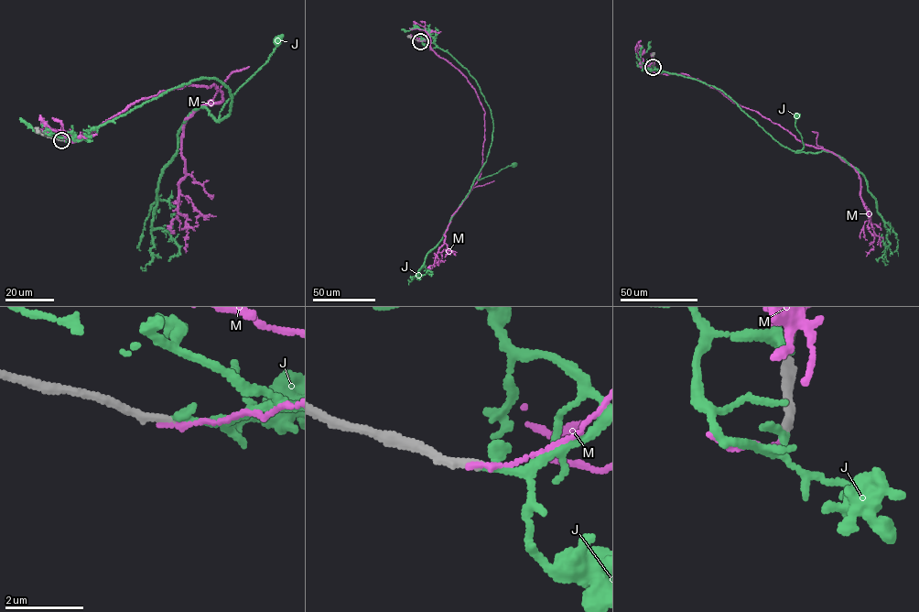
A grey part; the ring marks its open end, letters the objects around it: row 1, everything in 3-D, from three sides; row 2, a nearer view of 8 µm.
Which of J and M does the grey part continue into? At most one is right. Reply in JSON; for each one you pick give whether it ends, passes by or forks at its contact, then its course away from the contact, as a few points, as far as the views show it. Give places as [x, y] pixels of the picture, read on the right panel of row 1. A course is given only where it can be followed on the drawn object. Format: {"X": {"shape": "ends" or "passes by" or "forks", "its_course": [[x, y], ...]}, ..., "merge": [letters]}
{"J": {"shape": "ends", "its_course": [[653, 67], [645, 69], [692, 79], [722, 90], [772, 137], [795, 151], [804, 147], [795, 125], [797, 115]]}, "merge": ["J"]}

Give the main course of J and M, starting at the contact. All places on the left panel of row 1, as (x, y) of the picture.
J: (61, 140), (81, 139), (202, 77), (228, 86), (230, 113), (219, 120), (227, 100), (267, 60), (278, 39)
M: (60, 140), (161, 91), (214, 83), (223, 100), (182, 130), (185, 252)

